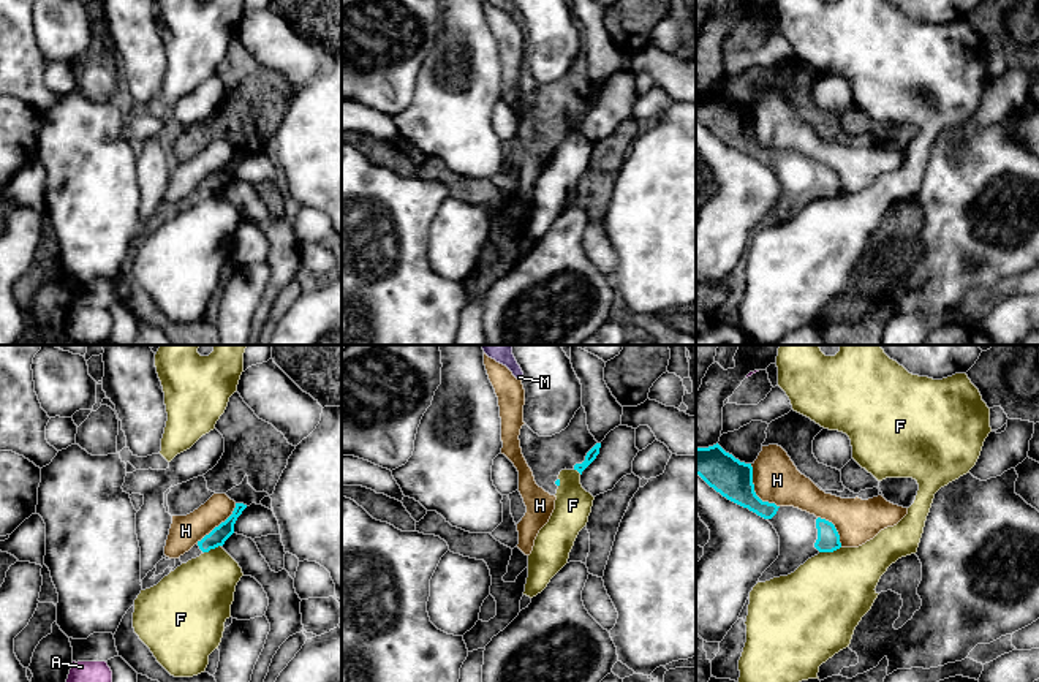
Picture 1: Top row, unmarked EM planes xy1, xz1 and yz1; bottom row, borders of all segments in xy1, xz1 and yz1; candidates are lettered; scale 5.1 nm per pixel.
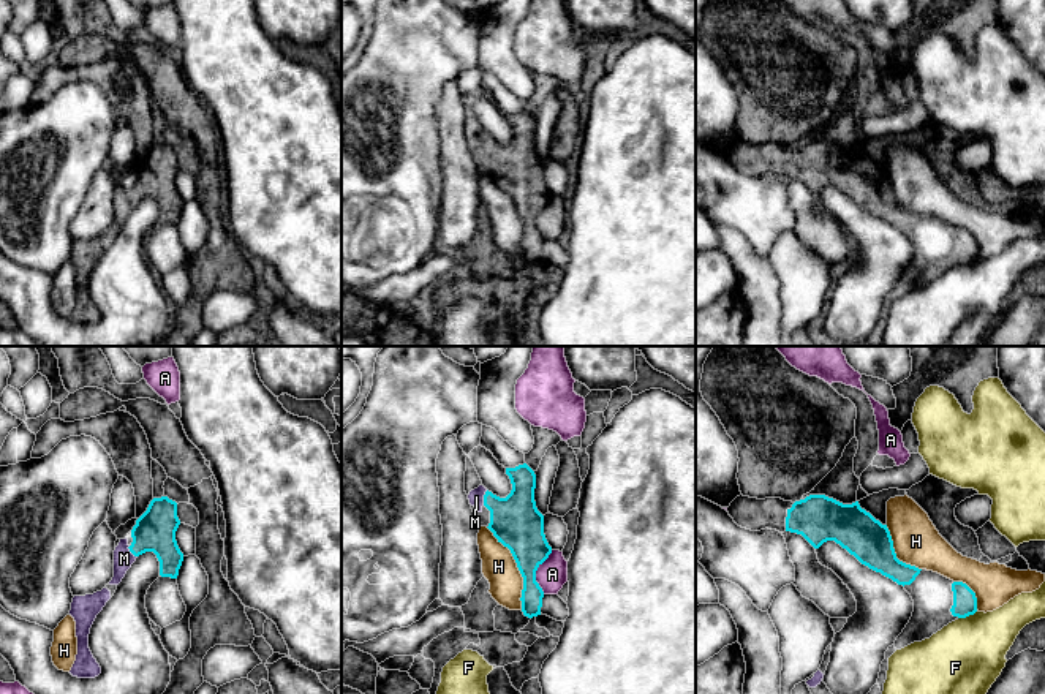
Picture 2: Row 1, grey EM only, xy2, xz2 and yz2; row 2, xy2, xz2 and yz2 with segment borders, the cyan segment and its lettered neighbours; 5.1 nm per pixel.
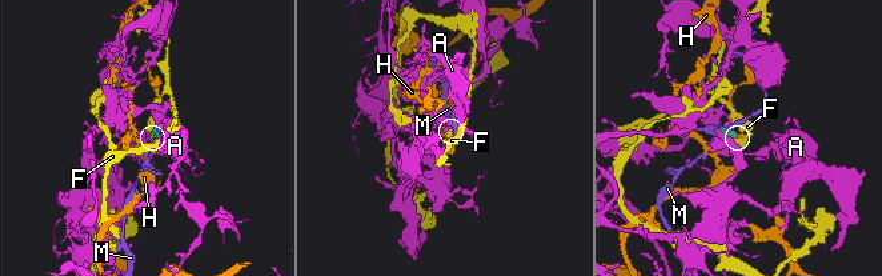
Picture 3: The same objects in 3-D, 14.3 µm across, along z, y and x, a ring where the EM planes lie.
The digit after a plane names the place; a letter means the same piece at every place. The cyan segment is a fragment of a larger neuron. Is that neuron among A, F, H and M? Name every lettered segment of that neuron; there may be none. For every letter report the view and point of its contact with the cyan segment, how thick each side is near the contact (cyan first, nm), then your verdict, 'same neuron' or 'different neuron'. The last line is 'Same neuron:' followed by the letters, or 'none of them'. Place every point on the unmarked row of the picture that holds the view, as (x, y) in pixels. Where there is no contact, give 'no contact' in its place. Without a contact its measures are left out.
A: xz2 (535, 218) | 240/160 nm | different neuron
F: yz1 (829, 197) | 110/420 nm | different neuron
H: xz2 (517, 212) | 260/180 nm | different neuron
M: xz2 (484, 144) | 260/80 nm | same neuron
Same neuron: M

